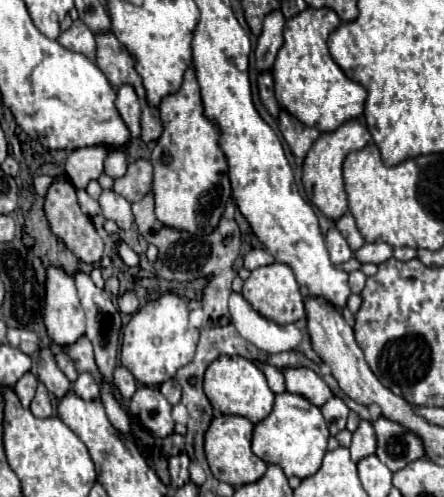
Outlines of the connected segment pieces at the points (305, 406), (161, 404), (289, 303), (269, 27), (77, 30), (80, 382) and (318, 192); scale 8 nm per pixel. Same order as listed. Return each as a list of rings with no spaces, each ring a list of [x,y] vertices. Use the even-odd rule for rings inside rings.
[[[284,392],[276,396],[270,416],[254,426],[252,452],[266,464],[278,464],[286,476],[298,476],[302,480],[320,470],[328,438],[330,432],[326,428],[320,408],[308,402],[304,396]]]
[[[152,386],[138,388],[128,406],[138,424],[146,428],[156,440],[162,440],[164,436],[174,432],[174,420],[170,414],[172,406],[158,388]]]
[[[274,262],[274,264],[268,264],[268,266],[262,266],[262,268],[256,268],[250,272],[248,280],[244,282],[244,288],[242,288],[242,296],[250,302],[250,306],[264,318],[276,322],[276,324],[292,324],[300,318],[306,316],[306,310],[304,310],[304,300],[302,300],[302,294],[300,294],[300,286],[294,278],[294,272],[288,264],[280,264],[280,262]]]
[[[280,10],[268,14],[268,18],[264,18],[264,28],[262,34],[258,38],[256,44],[256,70],[258,72],[270,72],[276,60],[276,54],[280,50],[280,46],[284,44],[282,38],[282,28],[284,28],[284,16]]]
[[[76,20],[66,32],[60,34],[58,42],[72,50],[72,52],[80,52],[84,54],[86,58],[94,60],[94,54],[96,54],[96,40],[94,40],[94,34],[92,30],[82,22],[82,20]]]
[[[80,374],[78,380],[74,382],[74,392],[84,398],[84,400],[92,400],[100,396],[100,388],[96,378],[92,378],[92,374]]]
[[[350,120],[350,122],[342,124],[334,132],[320,134],[320,138],[314,142],[314,146],[310,148],[310,152],[306,154],[304,174],[302,174],[304,190],[306,190],[308,198],[316,204],[316,208],[328,220],[332,220],[332,222],[336,222],[348,210],[346,192],[344,192],[344,180],[342,180],[342,164],[344,164],[344,158],[350,152],[362,150],[370,140],[372,140],[372,136],[370,136],[366,124],[362,120]]]

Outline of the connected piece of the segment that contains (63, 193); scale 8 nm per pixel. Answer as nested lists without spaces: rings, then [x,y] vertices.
[[[60,176],[48,190],[46,194],[46,204],[44,204],[44,210],[46,210],[46,216],[48,216],[48,222],[50,222],[50,228],[52,232],[64,240],[64,244],[82,260],[82,262],[100,262],[102,258],[102,252],[104,252],[104,244],[102,244],[102,238],[96,234],[94,230],[94,224],[90,220],[90,216],[86,216],[80,206],[78,206],[78,200],[76,200],[76,192],[74,192],[74,186],[68,178]]]

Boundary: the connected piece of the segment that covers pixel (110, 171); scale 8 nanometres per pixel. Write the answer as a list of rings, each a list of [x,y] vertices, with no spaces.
[[[112,150],[106,158],[106,168],[104,172],[110,176],[110,178],[120,178],[126,174],[126,154],[124,150]]]

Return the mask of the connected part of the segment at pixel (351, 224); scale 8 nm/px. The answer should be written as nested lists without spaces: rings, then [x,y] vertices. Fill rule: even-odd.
[[[346,212],[346,214],[336,222],[336,228],[338,228],[340,234],[346,238],[348,246],[352,248],[352,252],[356,252],[356,250],[360,250],[360,246],[364,246],[364,238],[362,238],[362,234],[360,234],[356,222],[354,222],[354,216],[352,216],[350,212]]]

